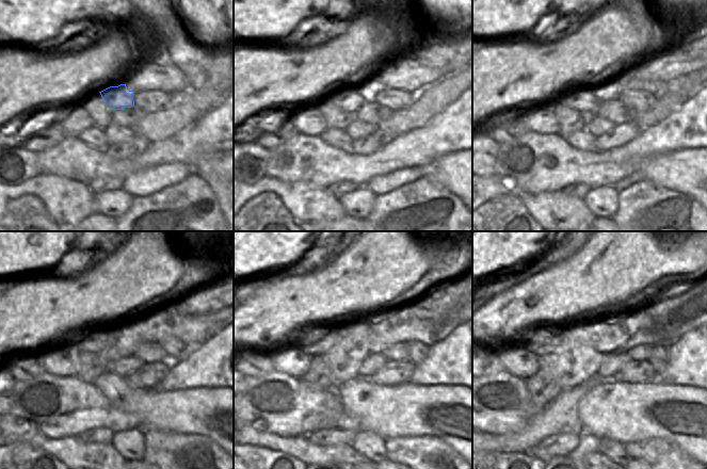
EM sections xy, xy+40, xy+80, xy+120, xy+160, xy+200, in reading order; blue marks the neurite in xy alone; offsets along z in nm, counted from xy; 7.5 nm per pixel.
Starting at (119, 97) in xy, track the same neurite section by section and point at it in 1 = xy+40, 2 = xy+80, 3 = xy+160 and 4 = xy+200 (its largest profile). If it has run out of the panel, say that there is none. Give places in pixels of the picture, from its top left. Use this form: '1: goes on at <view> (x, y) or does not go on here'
1: goes on at xy+40 (350, 99)
2: goes on at xy+80 (585, 100)
3: goes on at xy+160 (309, 340)
4: goes on at xy+200 (540, 339)

